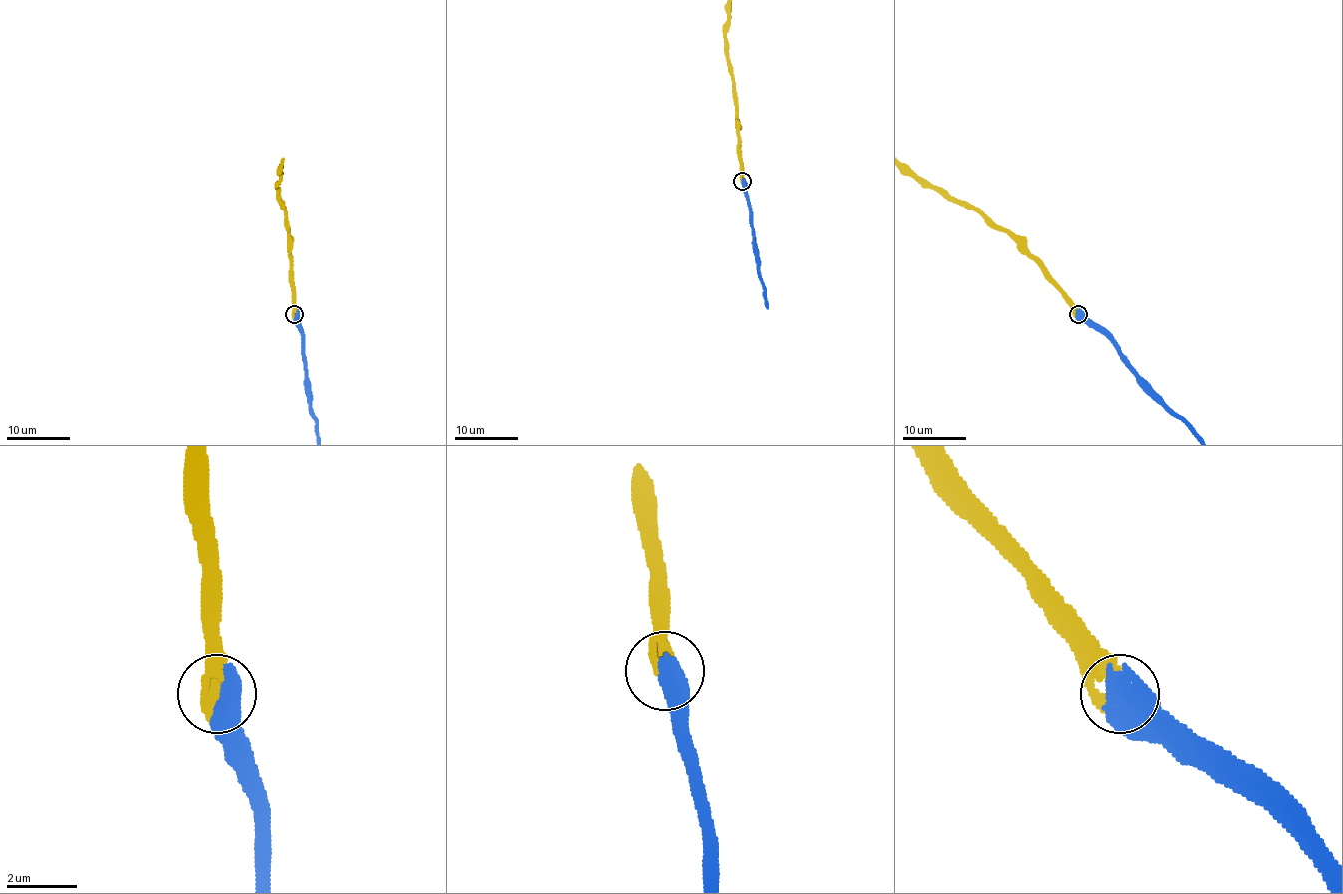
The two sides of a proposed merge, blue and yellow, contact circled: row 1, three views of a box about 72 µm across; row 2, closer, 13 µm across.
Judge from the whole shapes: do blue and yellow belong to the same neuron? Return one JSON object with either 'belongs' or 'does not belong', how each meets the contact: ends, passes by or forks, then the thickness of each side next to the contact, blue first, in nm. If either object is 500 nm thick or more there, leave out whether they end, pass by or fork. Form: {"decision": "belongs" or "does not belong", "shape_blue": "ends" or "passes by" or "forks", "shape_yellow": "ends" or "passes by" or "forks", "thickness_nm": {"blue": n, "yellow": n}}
{"decision": "belongs", "thickness_nm": {"blue": 650, "yellow": 440}}

